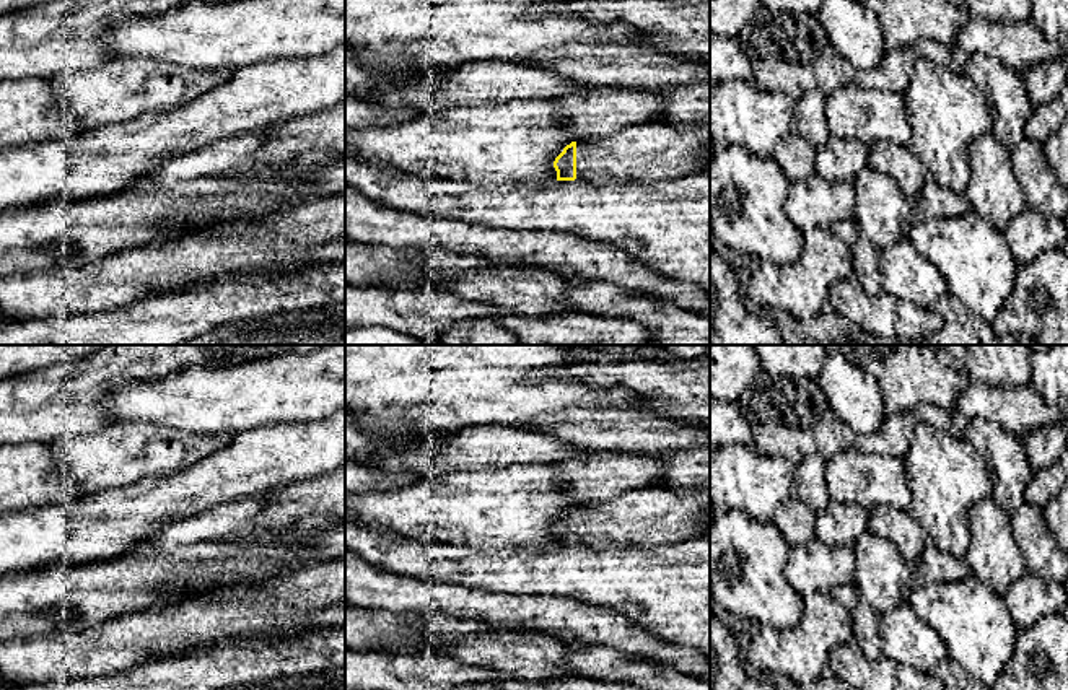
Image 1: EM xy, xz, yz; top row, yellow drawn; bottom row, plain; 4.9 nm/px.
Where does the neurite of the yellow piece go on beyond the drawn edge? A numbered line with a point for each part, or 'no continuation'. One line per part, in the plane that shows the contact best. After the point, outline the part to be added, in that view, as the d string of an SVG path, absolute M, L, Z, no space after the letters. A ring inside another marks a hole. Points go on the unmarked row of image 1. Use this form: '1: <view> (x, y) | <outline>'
1: xz (652, 515) | M643 487L609 501L580 503L576 544L591 548L674 544L708 534L708 513L710 490Z

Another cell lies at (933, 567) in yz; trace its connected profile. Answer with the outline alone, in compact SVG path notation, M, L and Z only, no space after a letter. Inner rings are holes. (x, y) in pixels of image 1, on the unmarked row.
M930 539L912 571L921 584L951 583L972 574L965 560L941 552Z

